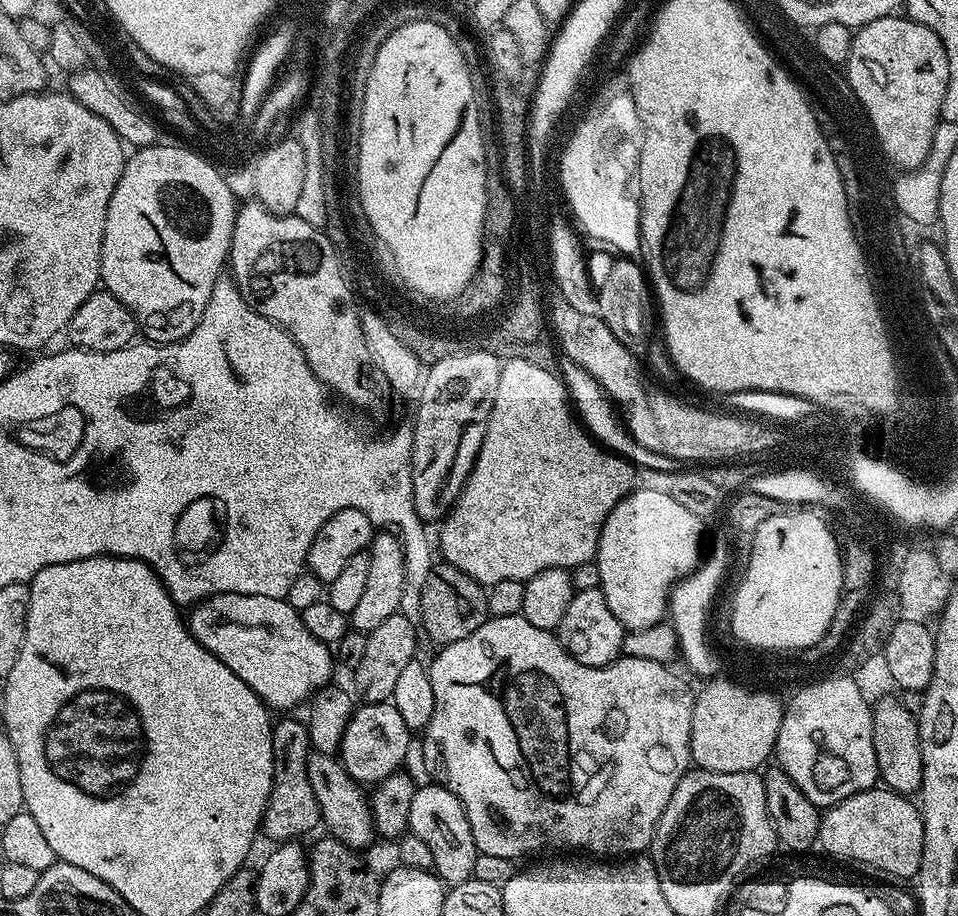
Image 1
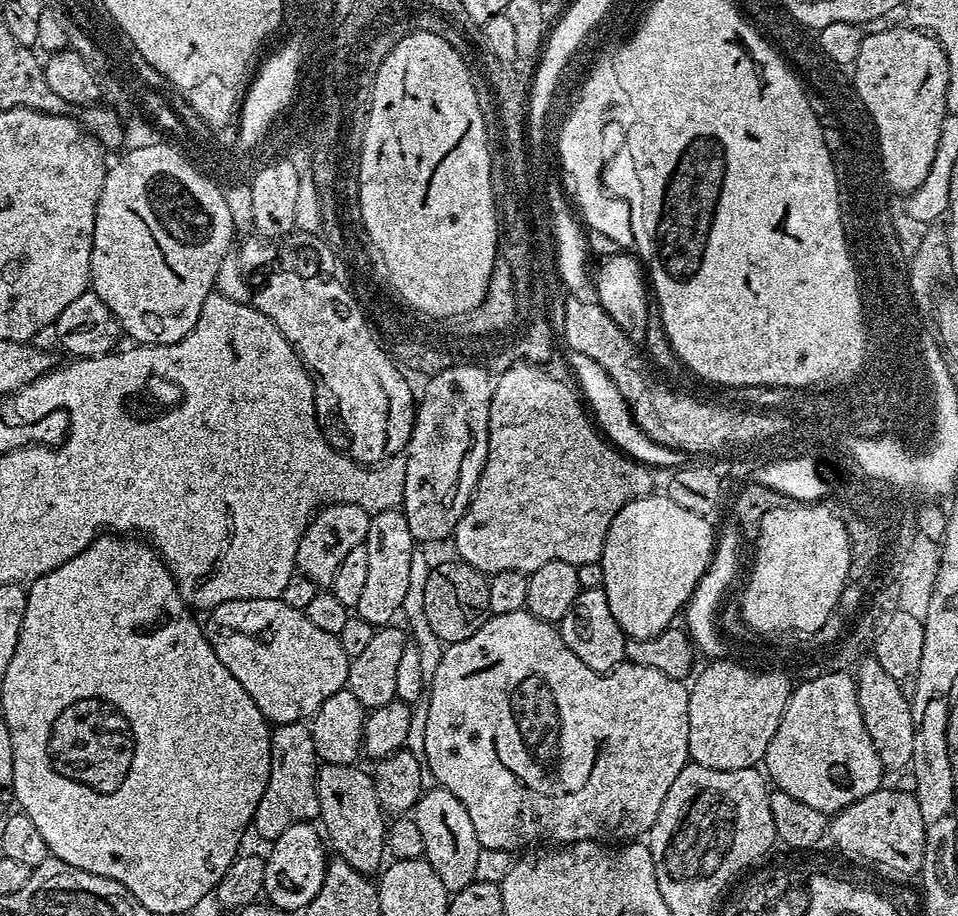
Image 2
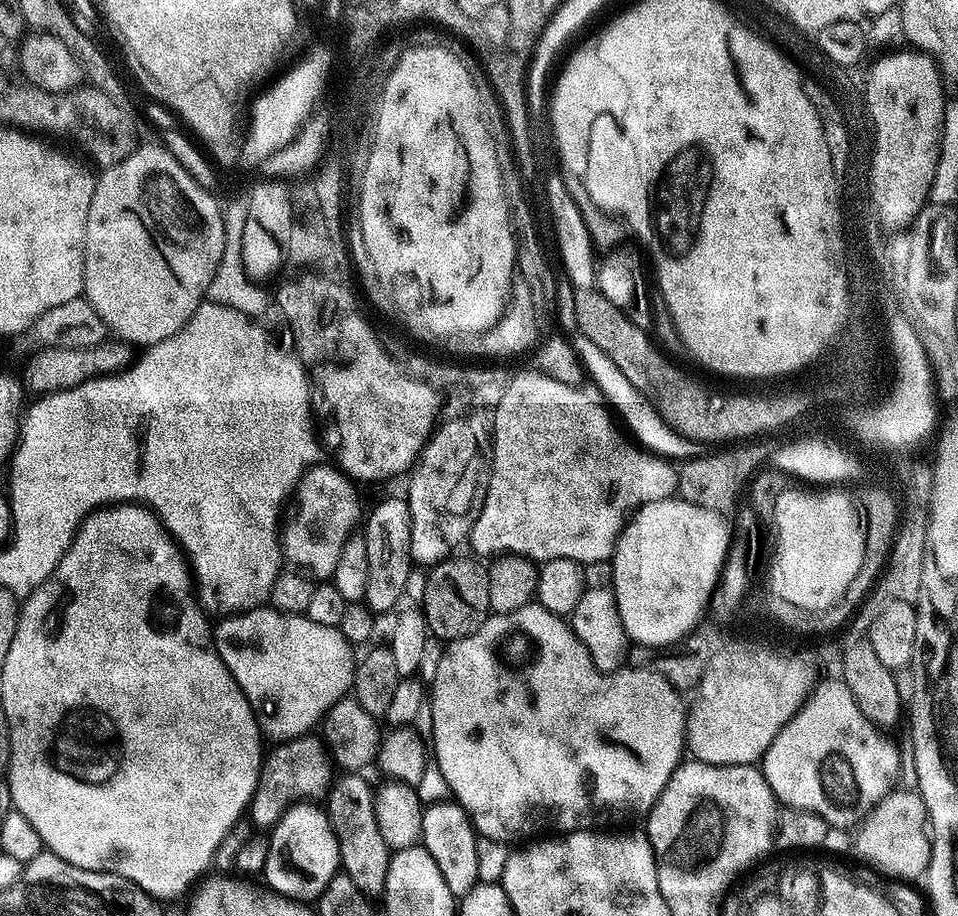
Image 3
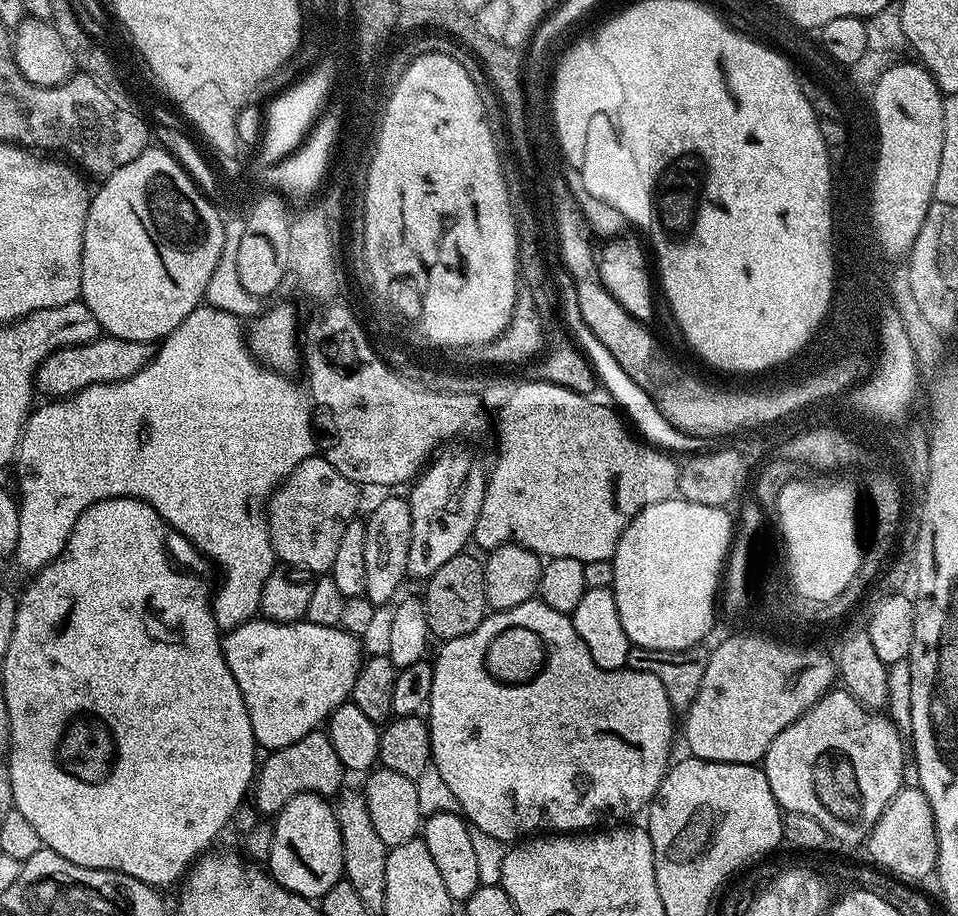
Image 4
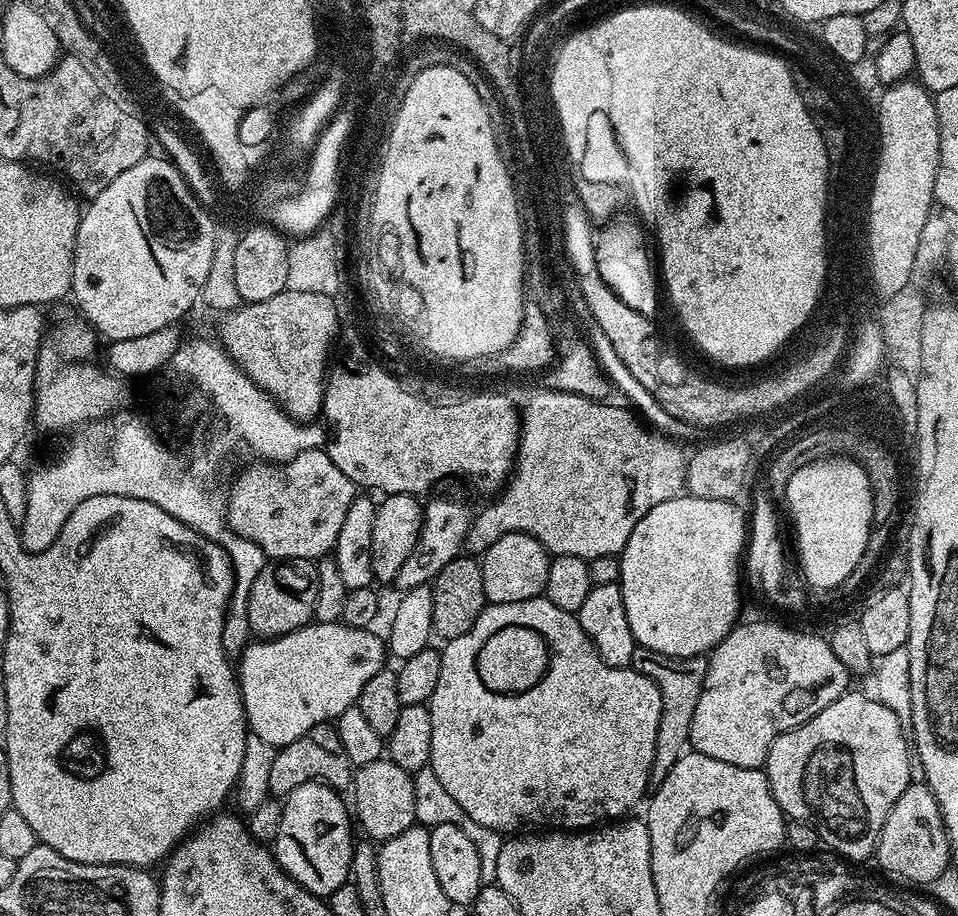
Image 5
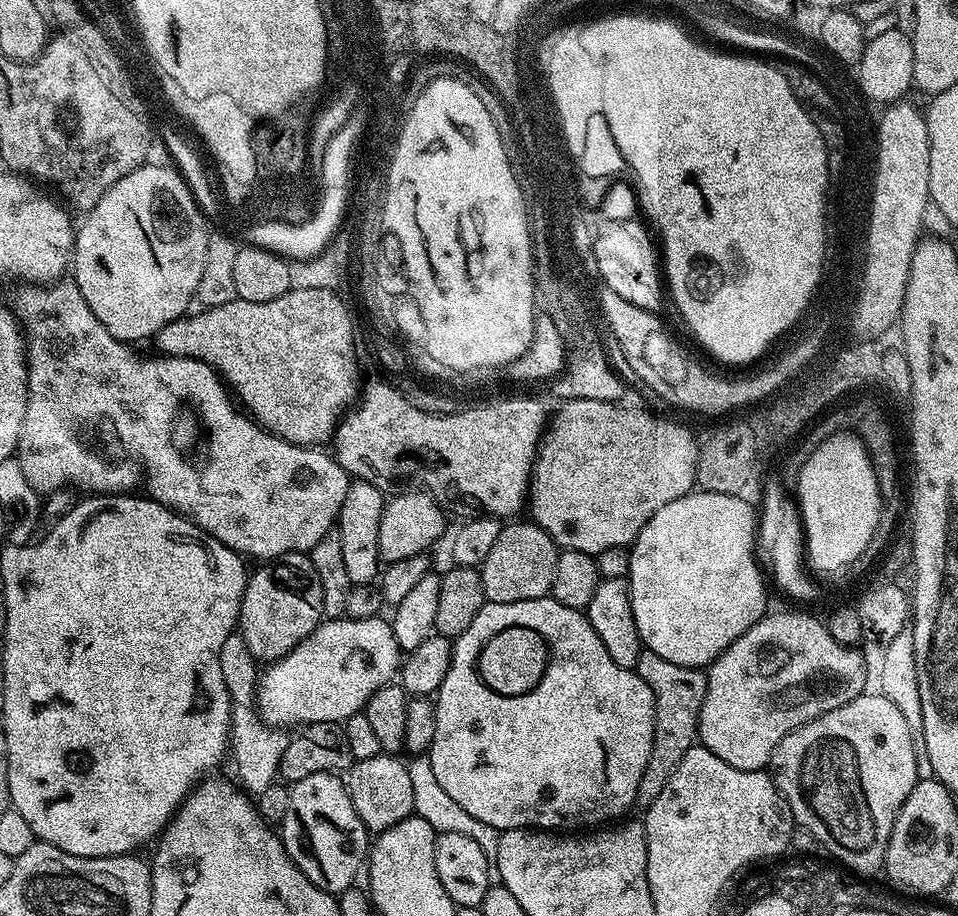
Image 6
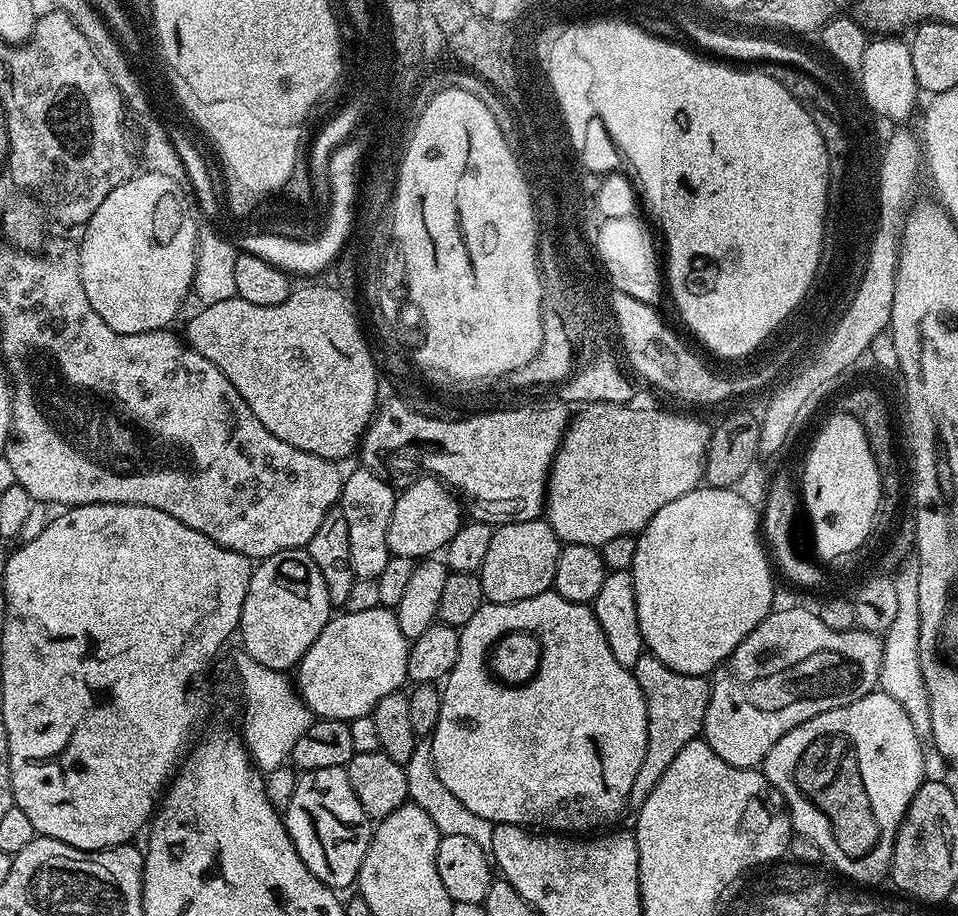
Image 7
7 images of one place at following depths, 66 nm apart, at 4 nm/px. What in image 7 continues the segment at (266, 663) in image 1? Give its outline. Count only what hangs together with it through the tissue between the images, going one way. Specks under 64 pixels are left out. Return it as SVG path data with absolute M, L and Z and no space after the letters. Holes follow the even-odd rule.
M391 608L341 613L341 616L333 615L322 634L314 638L314 646L306 650L296 665L294 684L313 717L350 721L371 716L386 694L405 687L410 642L402 634L402 626L398 626L398 618Z

